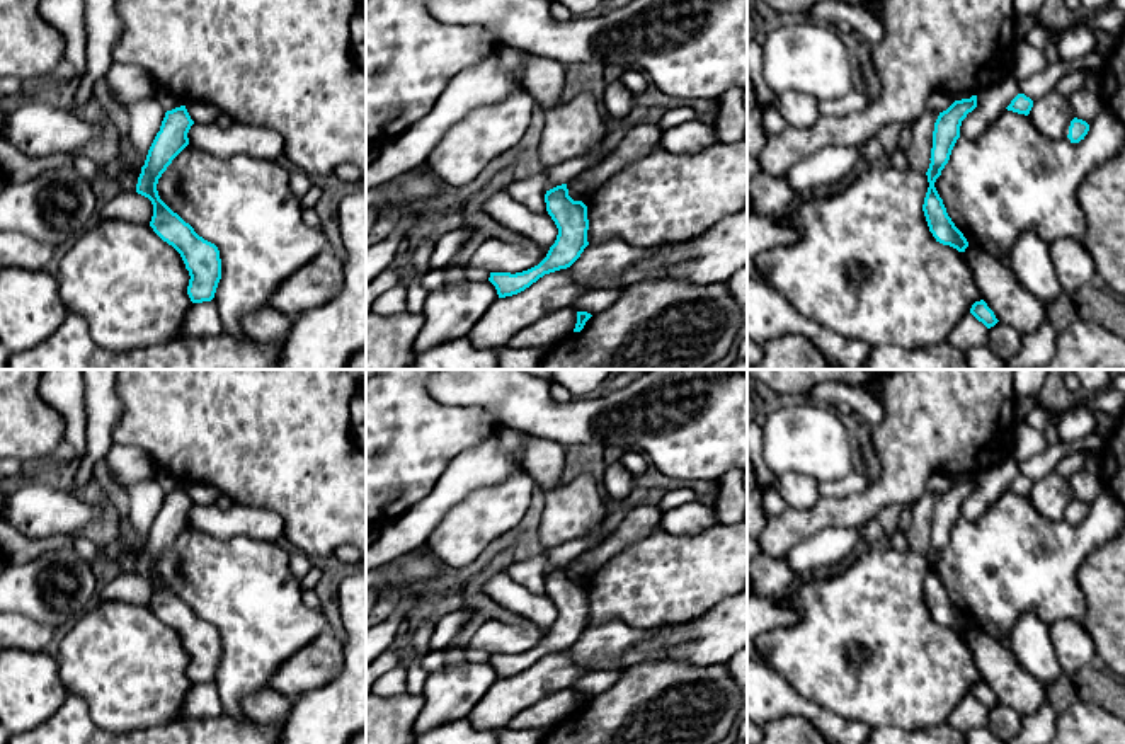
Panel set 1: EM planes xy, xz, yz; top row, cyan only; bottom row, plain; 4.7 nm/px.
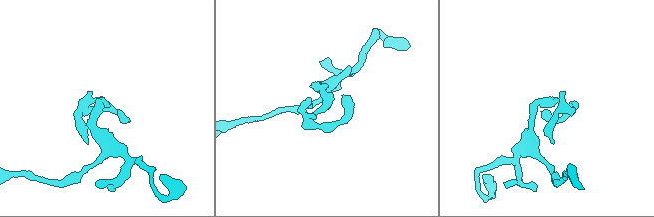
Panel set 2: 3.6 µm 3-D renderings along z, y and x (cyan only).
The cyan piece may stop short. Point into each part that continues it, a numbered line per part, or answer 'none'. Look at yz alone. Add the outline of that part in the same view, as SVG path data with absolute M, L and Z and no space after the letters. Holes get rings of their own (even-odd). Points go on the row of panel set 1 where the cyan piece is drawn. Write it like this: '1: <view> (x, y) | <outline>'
none

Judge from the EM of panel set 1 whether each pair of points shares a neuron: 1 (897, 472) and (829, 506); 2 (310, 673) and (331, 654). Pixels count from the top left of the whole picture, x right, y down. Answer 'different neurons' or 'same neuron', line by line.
1: same neuron
2: same neuron

